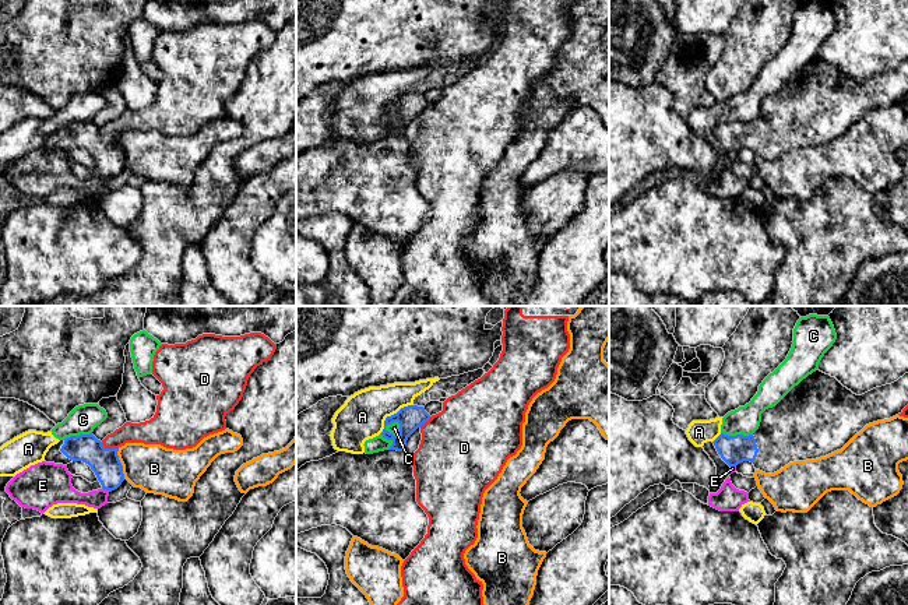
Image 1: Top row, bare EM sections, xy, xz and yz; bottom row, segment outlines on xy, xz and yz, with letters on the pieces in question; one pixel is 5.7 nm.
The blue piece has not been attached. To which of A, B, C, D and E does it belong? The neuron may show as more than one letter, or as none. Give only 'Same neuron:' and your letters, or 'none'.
Same neuron: none

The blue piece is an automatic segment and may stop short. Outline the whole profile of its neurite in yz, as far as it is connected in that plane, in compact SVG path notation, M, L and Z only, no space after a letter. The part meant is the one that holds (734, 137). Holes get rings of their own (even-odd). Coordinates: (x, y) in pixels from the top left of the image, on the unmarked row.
M819 56L795 73L775 94L761 101L759 116L749 123L721 120L712 130L721 145L736 154L750 148L756 156L774 161L793 148L826 144L841 137L866 112L890 106L908 92L908 60L891 71L862 82L854 81L835 64Z

